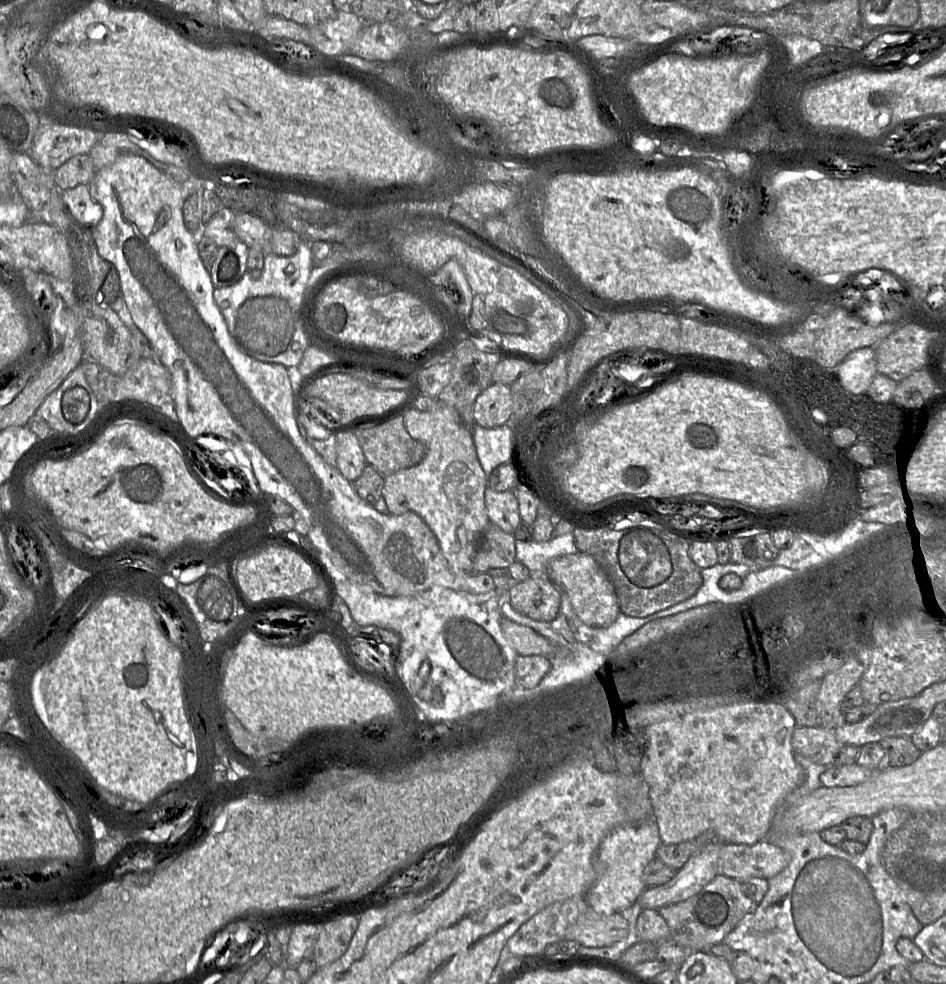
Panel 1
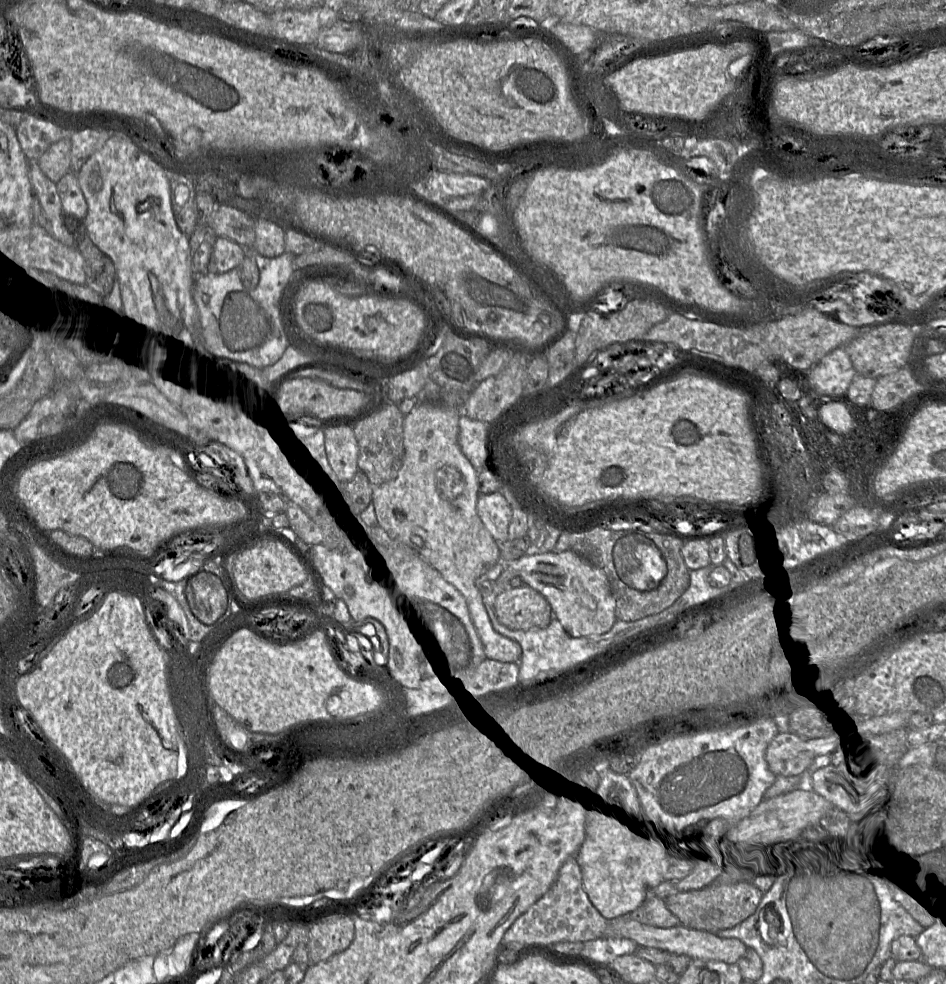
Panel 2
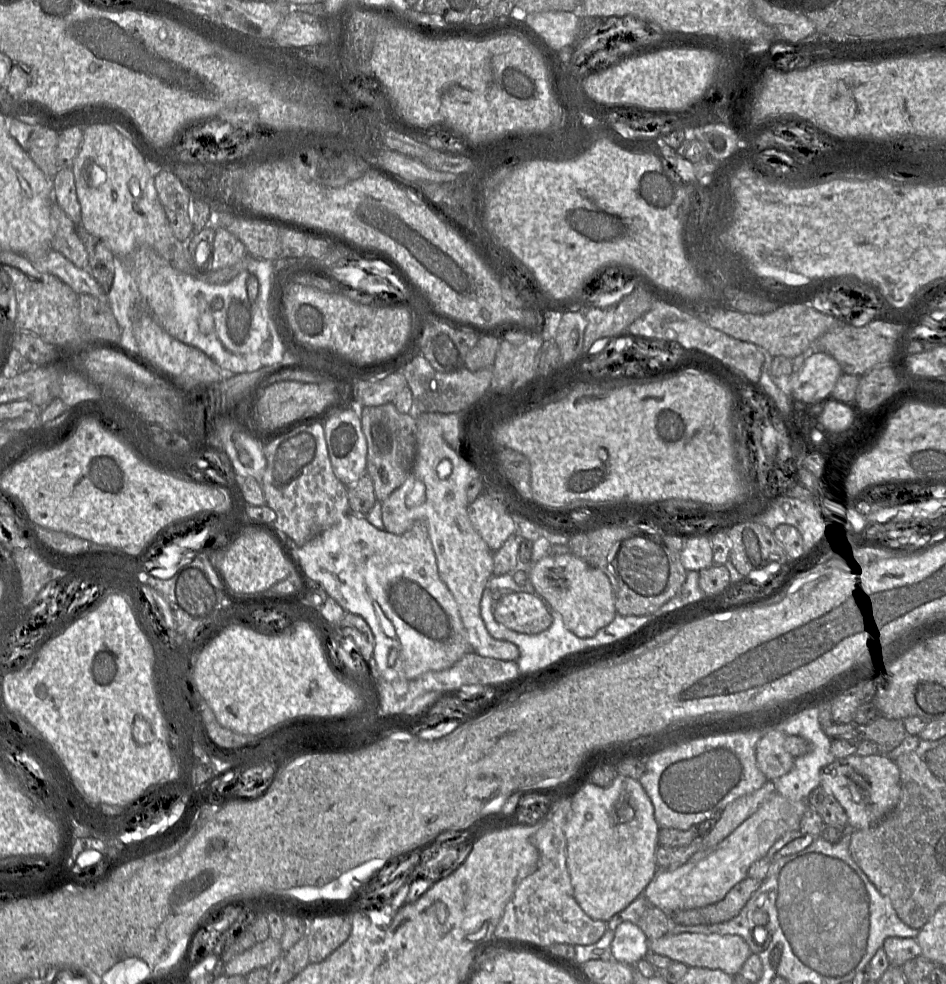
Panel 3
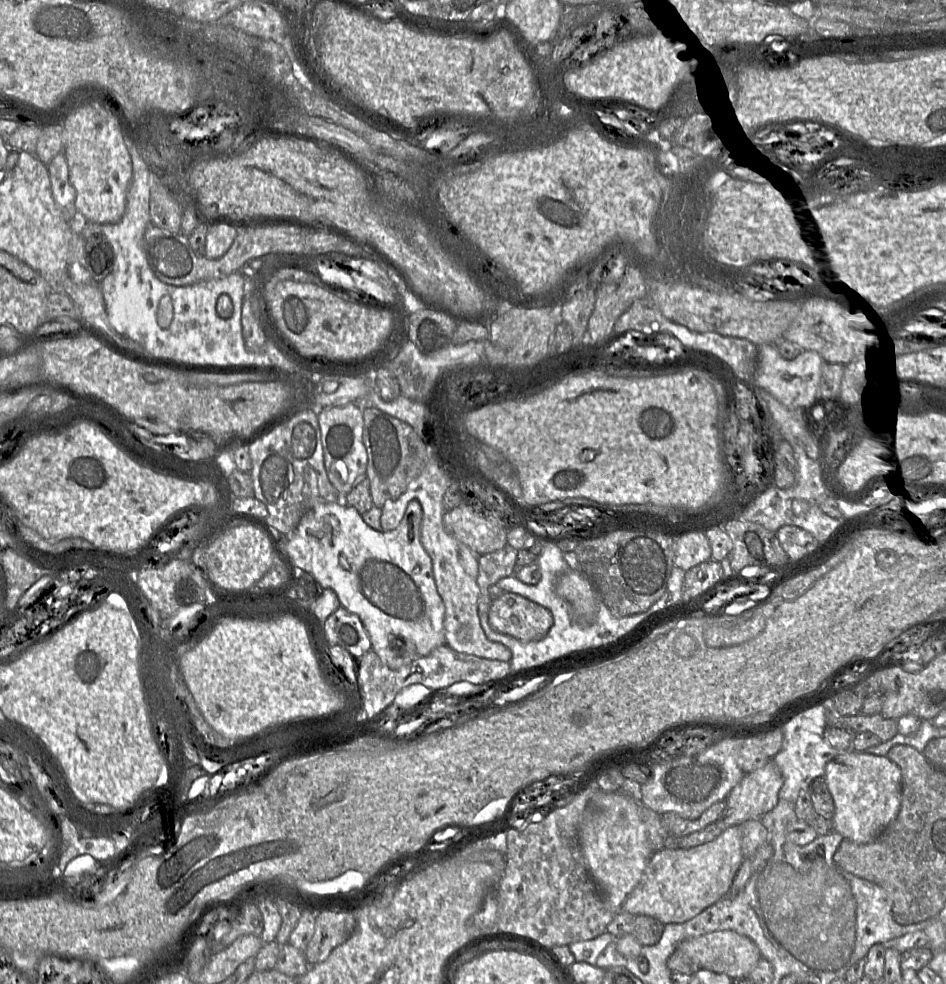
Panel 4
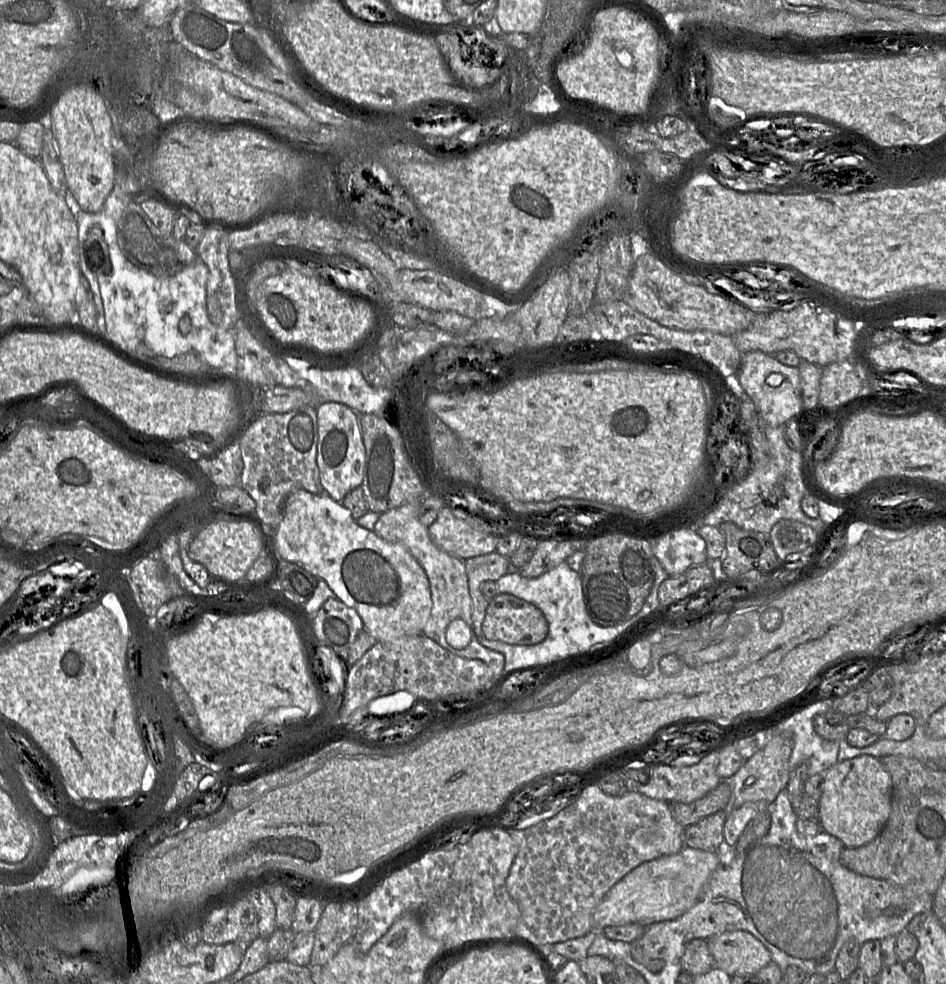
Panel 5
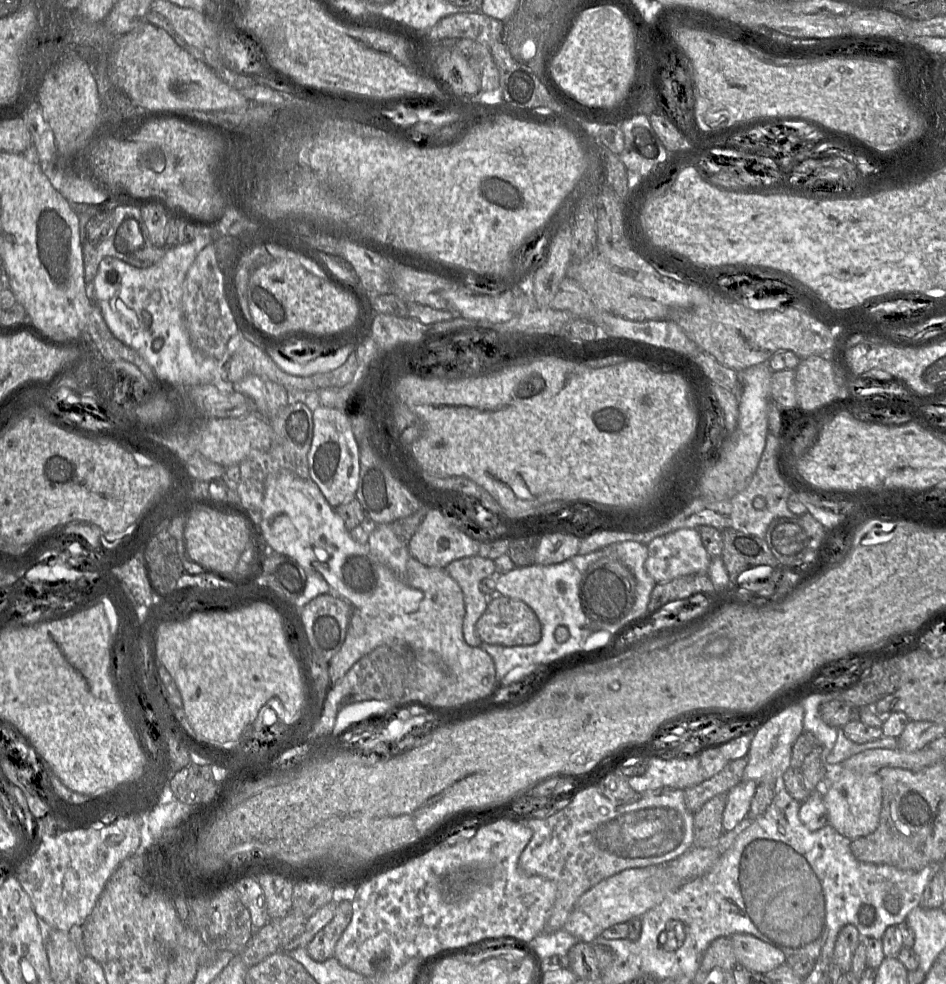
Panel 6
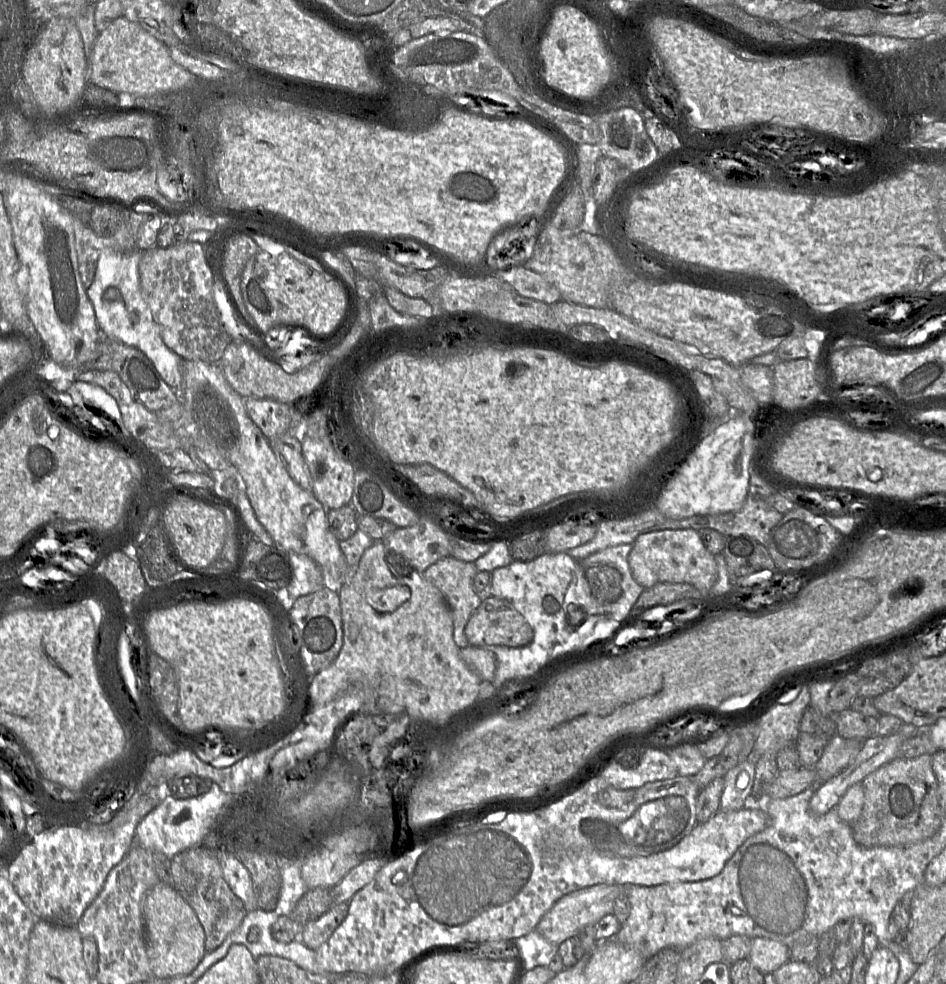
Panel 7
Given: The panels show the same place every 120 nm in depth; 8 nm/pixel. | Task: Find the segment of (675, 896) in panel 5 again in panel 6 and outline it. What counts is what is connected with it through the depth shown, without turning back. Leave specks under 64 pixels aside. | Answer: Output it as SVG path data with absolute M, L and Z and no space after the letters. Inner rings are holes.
M670 862L623 870L584 892L577 900L563 930L579 941L591 944L607 928L633 918L641 918L687 881L689 880L672 872Z

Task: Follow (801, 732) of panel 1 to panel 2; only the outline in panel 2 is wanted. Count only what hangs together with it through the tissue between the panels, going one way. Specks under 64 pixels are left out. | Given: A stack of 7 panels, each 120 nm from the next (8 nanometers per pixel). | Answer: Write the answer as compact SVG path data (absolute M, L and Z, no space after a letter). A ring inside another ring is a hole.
M791 732L779 733L766 752L768 767L776 776L800 776L815 758L814 753L806 749L806 741Z

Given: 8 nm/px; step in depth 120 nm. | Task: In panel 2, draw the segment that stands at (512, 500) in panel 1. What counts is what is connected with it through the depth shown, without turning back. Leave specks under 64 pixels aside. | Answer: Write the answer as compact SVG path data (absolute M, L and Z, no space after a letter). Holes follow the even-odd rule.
M500 491L483 495L477 501L478 515L491 536L502 545L508 543L513 508Z

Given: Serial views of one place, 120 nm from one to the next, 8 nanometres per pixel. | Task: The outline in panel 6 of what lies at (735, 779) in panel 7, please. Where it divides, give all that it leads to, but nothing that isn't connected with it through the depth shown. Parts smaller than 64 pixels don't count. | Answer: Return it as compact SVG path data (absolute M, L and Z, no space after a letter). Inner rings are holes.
M742 780L726 794L727 802L722 816L724 831L739 829L747 823L756 786L757 783L753 780Z

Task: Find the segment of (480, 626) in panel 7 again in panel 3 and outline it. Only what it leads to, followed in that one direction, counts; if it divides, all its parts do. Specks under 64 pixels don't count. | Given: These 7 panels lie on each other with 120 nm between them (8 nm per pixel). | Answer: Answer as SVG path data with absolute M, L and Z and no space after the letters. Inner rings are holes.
M513 592L503 595L498 601L492 600L492 613L497 623L509 630L527 635L546 631L553 623L553 617L540 597L524 592Z

